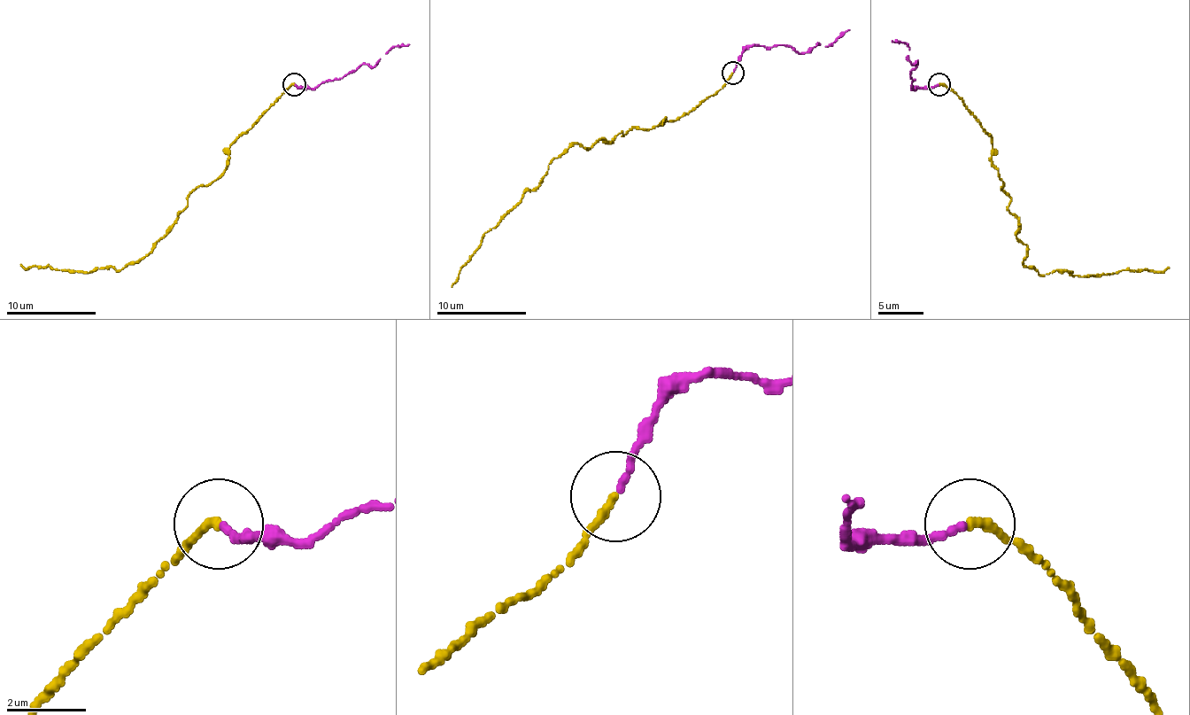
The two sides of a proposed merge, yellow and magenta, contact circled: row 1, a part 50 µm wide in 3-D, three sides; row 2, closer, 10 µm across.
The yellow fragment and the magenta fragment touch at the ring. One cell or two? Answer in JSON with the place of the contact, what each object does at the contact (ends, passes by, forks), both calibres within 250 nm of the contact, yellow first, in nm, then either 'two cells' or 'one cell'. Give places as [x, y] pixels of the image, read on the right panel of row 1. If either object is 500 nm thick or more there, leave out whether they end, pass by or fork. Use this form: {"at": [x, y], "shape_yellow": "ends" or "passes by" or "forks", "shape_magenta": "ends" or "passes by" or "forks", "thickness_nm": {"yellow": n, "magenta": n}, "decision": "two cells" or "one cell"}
{"at": [939, 84], "shape_yellow": "ends", "shape_magenta": "ends", "thickness_nm": {"yellow": 240, "magenta": 200}, "decision": "one cell"}

